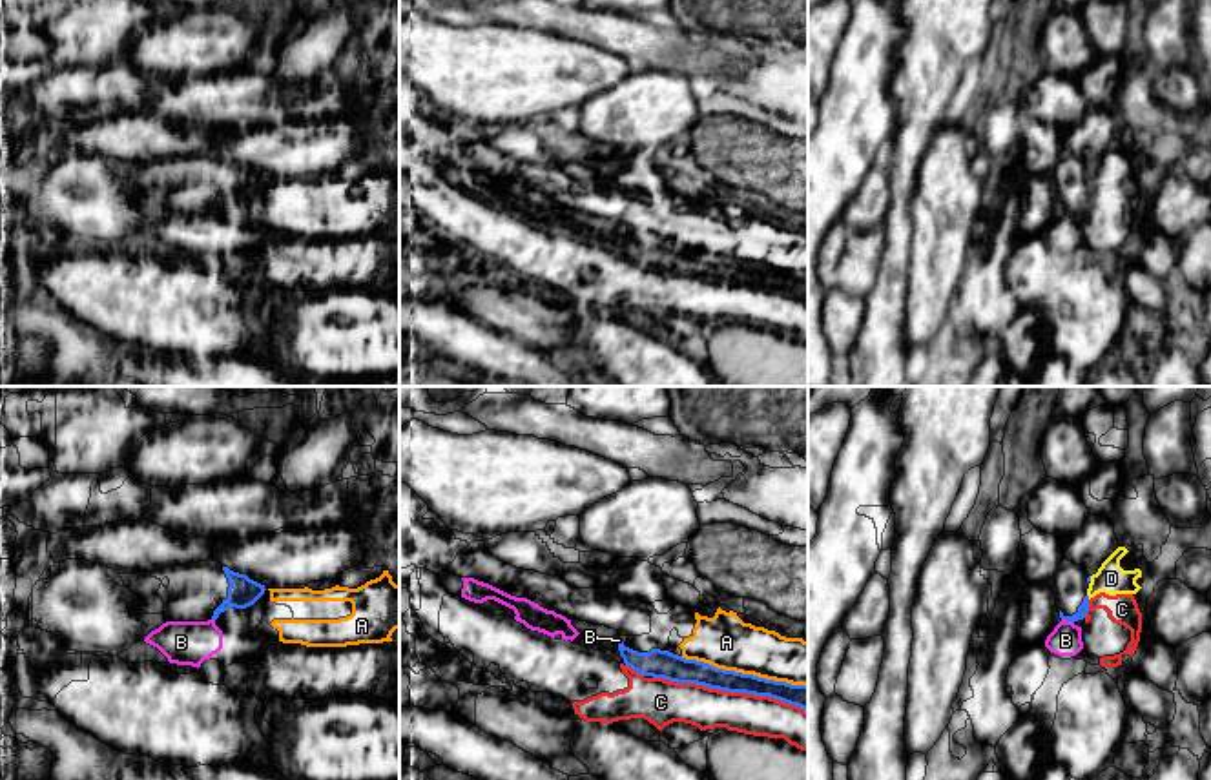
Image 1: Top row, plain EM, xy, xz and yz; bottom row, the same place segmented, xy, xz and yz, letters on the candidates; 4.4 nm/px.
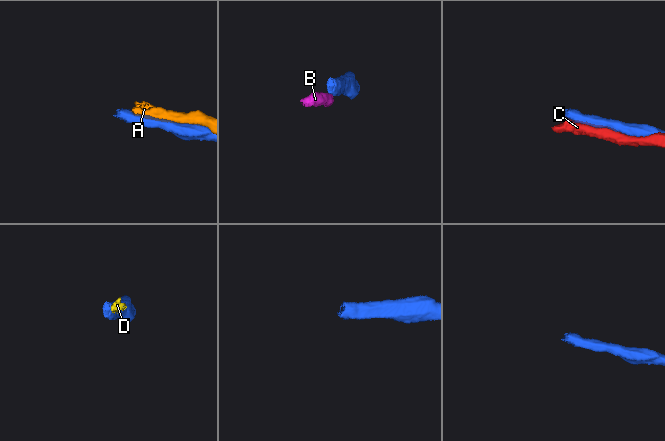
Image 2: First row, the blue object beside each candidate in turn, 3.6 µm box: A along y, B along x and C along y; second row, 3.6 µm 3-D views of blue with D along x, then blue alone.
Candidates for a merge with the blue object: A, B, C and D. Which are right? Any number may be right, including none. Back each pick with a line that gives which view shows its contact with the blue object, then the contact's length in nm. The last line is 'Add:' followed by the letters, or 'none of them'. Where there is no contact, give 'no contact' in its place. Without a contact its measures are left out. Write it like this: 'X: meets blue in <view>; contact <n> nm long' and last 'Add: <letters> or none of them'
Add: none of them

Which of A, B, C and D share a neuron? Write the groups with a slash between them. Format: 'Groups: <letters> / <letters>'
Groups: A / B / C D

